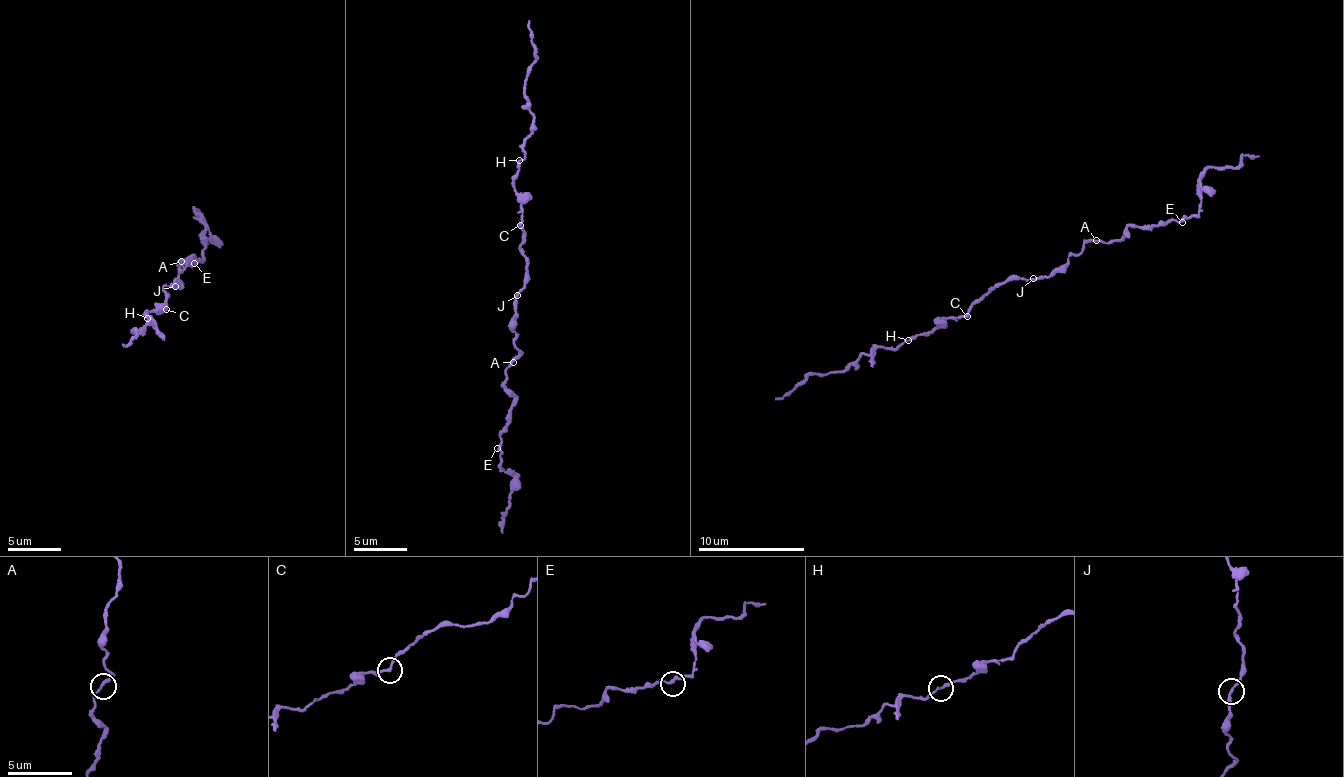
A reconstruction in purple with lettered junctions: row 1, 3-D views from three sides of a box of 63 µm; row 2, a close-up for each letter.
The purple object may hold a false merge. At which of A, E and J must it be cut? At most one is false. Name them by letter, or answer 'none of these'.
none of these

